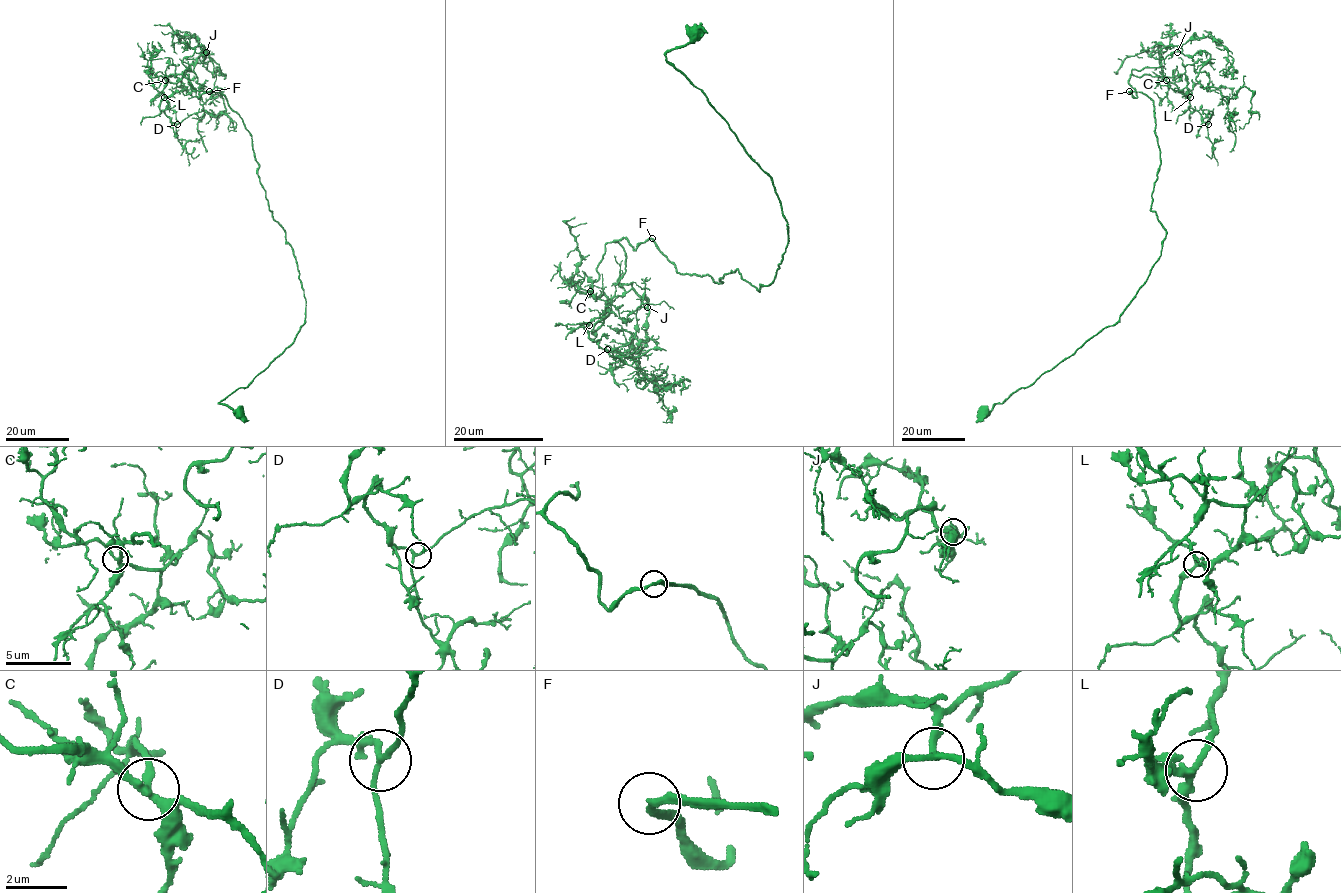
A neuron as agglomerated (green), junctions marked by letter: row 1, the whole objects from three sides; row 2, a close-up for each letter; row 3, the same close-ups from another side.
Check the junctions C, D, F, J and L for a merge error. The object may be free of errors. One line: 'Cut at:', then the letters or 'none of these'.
Cut at: none of these

